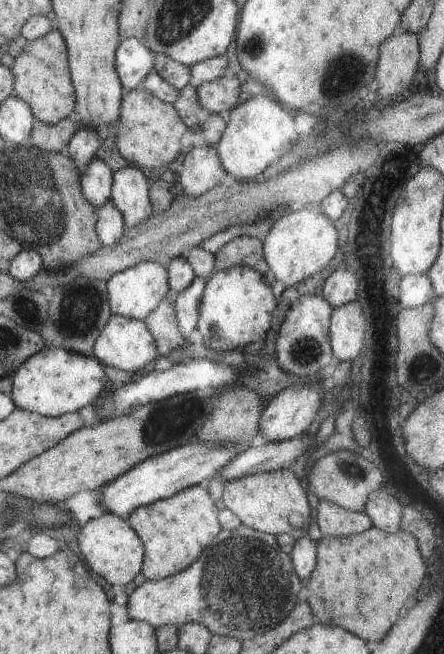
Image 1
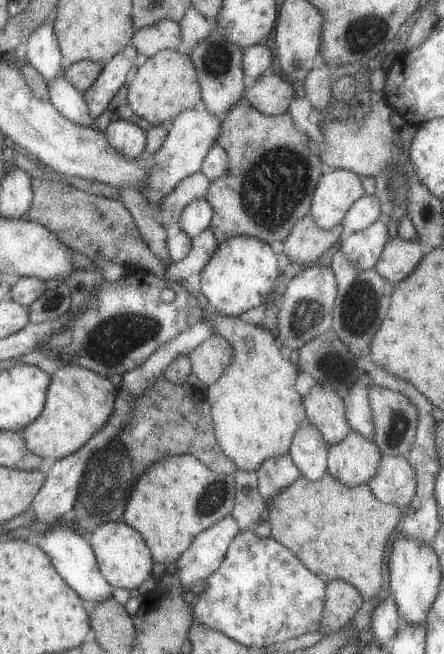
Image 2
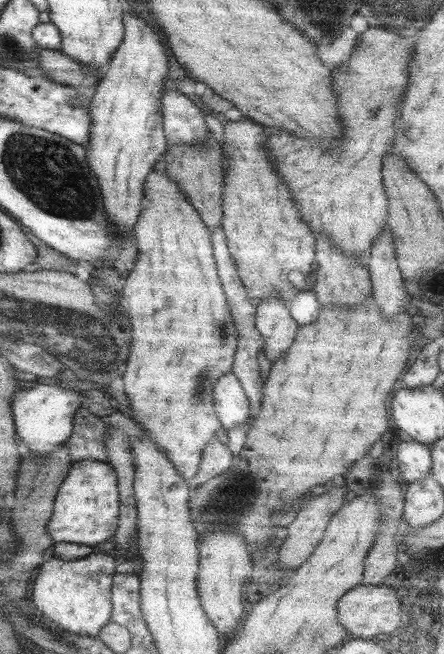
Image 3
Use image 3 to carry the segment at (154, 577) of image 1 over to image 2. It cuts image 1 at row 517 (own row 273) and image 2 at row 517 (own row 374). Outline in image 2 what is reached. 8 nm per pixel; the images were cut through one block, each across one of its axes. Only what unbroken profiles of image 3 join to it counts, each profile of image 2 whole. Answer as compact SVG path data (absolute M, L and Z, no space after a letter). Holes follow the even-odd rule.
M191 454L167 456L167 458L161 458L155 464L151 464L135 482L135 486L131 490L131 498L127 500L127 504L123 508L123 524L131 526L133 530L137 530L137 534L143 536L143 542L151 550L153 562L161 562L161 564L169 566L171 562L177 562L177 558L191 546L191 542L195 540L197 534L215 526L215 522L219 522L221 518L229 516L233 506L235 506L233 476L225 476L225 474L217 474L217 472L209 470L203 462L199 462Z

